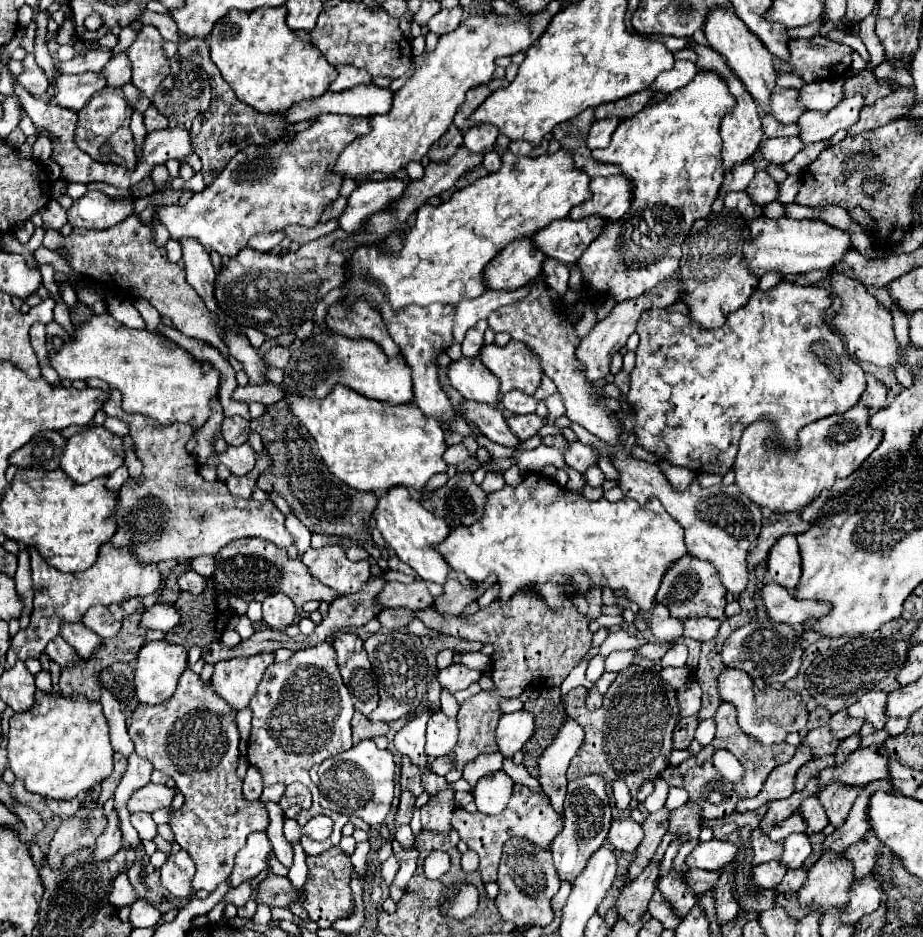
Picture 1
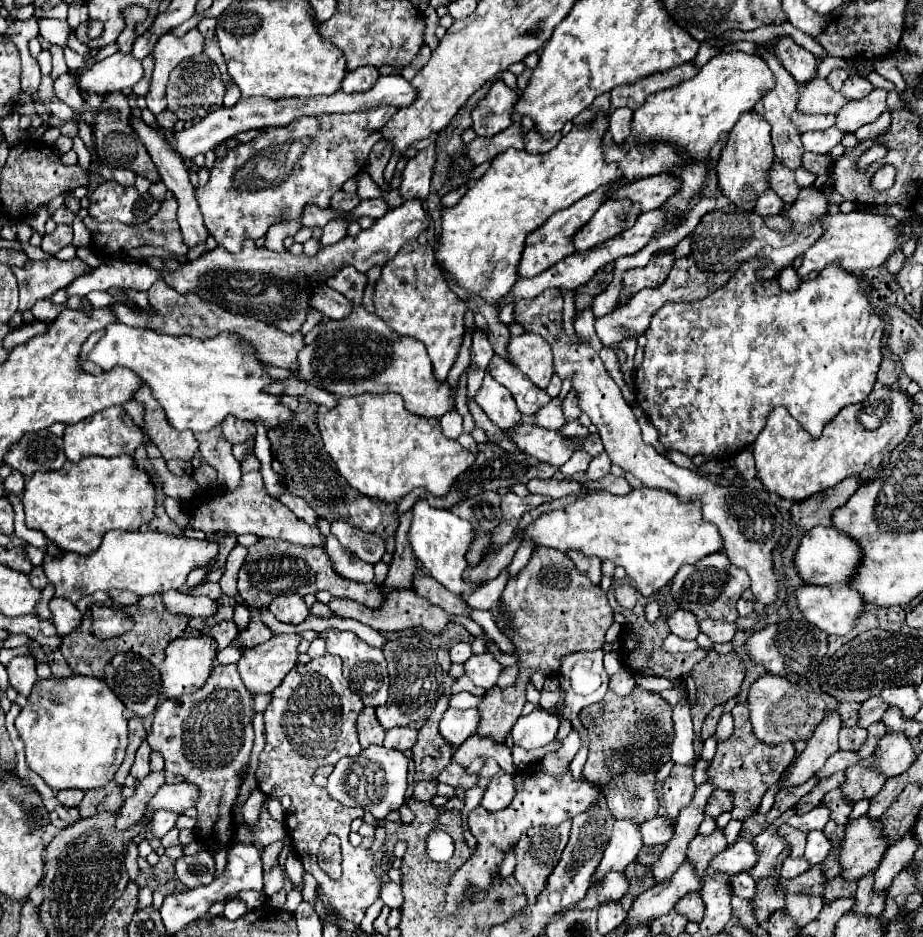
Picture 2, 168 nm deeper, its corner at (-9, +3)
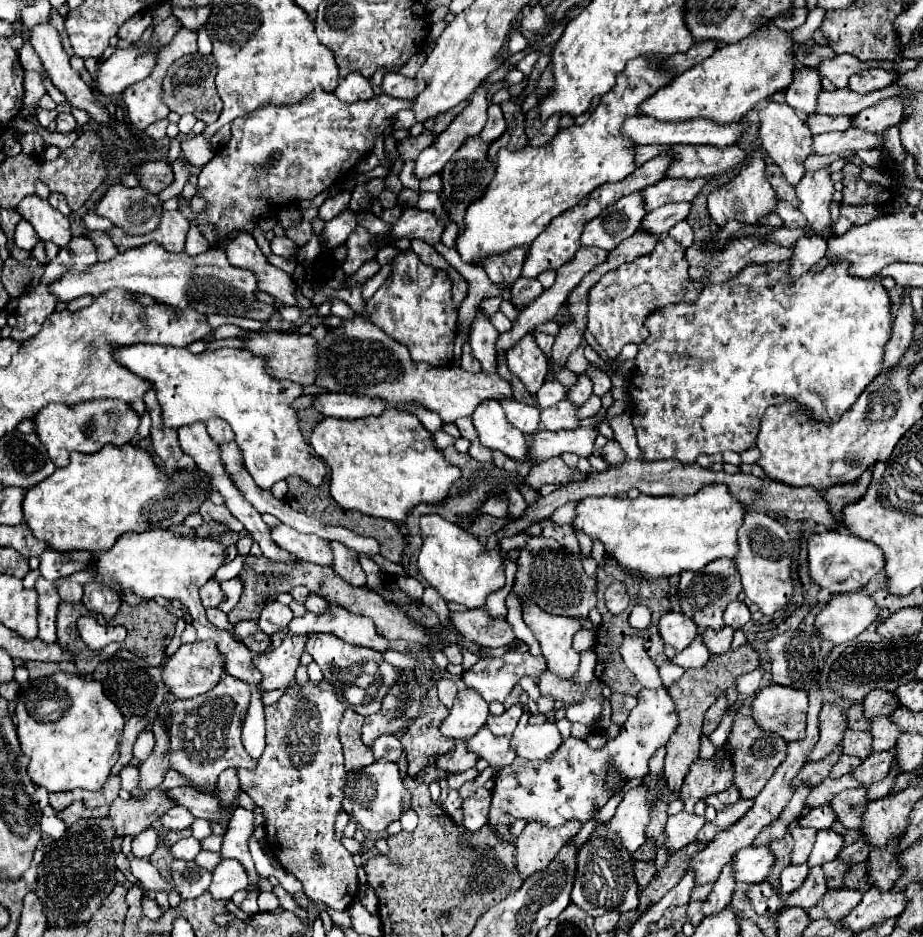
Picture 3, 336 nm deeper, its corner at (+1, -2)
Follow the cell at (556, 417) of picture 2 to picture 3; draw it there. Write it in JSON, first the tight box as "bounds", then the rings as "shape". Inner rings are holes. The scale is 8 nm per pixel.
{"bounds":[541,401,579,431],"shape":[[[561,401],[549,409],[541,409],[541,427],[545,427],[547,431],[579,427],[577,407],[567,401]]]}

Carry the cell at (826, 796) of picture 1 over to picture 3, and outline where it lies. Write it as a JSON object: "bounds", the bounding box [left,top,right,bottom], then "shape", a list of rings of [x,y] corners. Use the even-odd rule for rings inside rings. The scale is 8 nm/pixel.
{"bounds":[853,751,893,787],"shape":[[[881,751],[881,753],[873,753],[869,755],[855,771],[853,777],[857,777],[857,781],[863,787],[871,787],[873,783],[879,783],[881,779],[887,777],[887,773],[893,767],[893,751]]]}

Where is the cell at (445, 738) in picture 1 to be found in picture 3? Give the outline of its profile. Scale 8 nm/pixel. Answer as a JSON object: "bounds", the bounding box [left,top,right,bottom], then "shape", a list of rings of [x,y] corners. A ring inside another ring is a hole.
{"bounds":[441,689,489,739],"shape":[[[473,689],[459,691],[455,705],[449,709],[449,715],[441,723],[441,735],[447,739],[469,739],[473,737],[485,723],[489,715],[489,703],[481,699],[481,695]]]}

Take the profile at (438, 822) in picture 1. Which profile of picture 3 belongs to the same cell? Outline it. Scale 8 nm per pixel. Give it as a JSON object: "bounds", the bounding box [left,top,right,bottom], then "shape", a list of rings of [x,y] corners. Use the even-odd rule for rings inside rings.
{"bounds":[435,741,477,775],"shape":[[[455,741],[453,751],[449,751],[447,755],[441,755],[441,759],[437,759],[435,767],[441,771],[447,771],[451,775],[457,775],[457,773],[463,773],[463,771],[475,767],[475,761],[477,761],[477,755],[467,749],[465,741]]]}

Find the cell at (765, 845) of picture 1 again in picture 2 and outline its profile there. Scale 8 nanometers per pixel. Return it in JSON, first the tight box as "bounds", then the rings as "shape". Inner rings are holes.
{"bounds":[779,824,807,858],"shape":[[[789,824],[779,826],[779,836],[791,846],[791,858],[801,858],[805,852],[805,842],[807,842],[807,832],[791,828]]]}

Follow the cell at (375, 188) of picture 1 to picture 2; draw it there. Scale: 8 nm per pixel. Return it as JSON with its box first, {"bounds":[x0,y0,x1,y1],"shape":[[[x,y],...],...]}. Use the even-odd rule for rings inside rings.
{"bounds":[399,144,437,200],"shape":[[[431,144],[425,150],[417,152],[417,156],[413,160],[407,162],[407,166],[403,170],[403,182],[399,186],[401,196],[405,200],[417,198],[417,196],[427,198],[435,160],[437,160],[437,152],[435,152],[435,144]]]}

